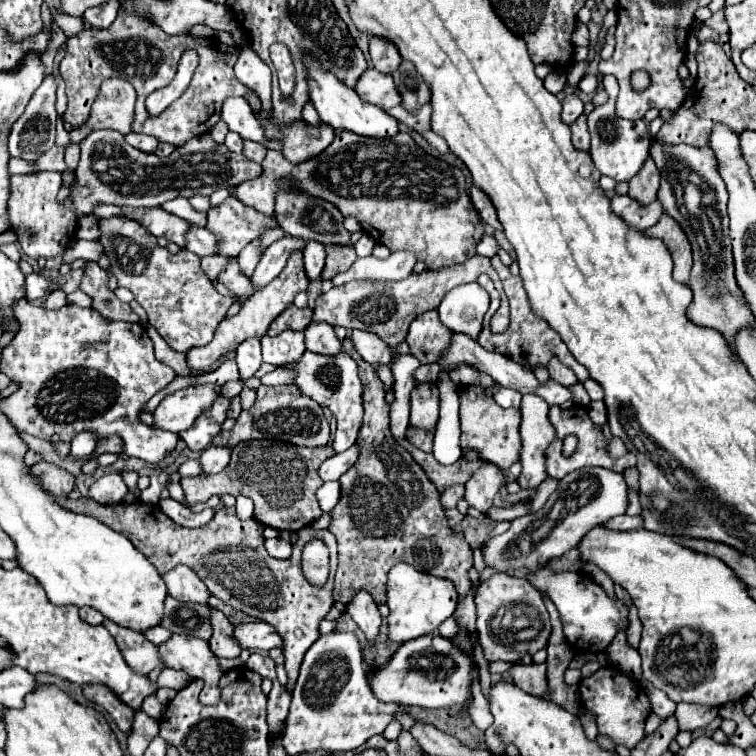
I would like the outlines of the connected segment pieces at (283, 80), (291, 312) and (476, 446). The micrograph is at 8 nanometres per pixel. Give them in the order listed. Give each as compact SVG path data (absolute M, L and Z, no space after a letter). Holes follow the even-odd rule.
M276 42L270 46L270 58L272 58L272 64L276 68L284 100L292 100L296 78L294 78L294 62L292 62L290 50L286 48L286 44Z
M290 306L286 312L282 312L282 316L278 316L274 320L274 324L270 324L268 334L278 336L284 330L304 330L310 322L312 322L312 310L310 308Z
M478 384L464 386L460 390L460 428L462 428L462 450L476 450L480 460L492 462L500 466L500 470L508 470L514 462L520 460L520 410L518 408L500 408L492 398L484 394L484 388ZM474 388L482 388L482 392L472 392Z

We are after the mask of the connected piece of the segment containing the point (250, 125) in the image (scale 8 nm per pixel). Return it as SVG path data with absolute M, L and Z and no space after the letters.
M228 98L222 104L222 120L228 124L228 128L236 134L240 134L244 140L250 138L254 142L264 144L266 148L272 150L280 150L280 144L276 140L268 140L266 138L266 130L262 126L262 122L258 122L258 118L250 112L246 100L242 98Z

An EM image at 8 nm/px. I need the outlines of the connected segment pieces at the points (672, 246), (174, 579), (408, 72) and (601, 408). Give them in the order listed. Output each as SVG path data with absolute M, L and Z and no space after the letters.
M662 214L658 224L648 228L644 234L650 238L660 238L666 244L674 260L674 280L688 284L688 276L692 270L692 250L686 234L676 224L676 220L668 220L668 216Z
M176 566L174 570L166 572L164 576L164 584L168 588L168 594L172 598L176 598L178 602L208 602L210 592L208 588L198 580L198 576L194 576L192 568L186 566Z
M404 60L394 70L392 76L394 76L396 88L402 92L402 106L406 110L416 110L416 108L424 106L430 100L430 86L416 72L416 66L412 62Z
M590 402L590 404L588 404L588 414L590 414L590 418L592 418L598 426L606 424L606 406L604 406L604 402Z

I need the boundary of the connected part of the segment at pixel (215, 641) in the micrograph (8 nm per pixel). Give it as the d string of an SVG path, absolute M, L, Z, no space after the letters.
M212 610L212 628L214 628L214 634L210 638L212 652L218 658L238 658L242 648L234 640L234 628L228 622L228 618L218 610Z

